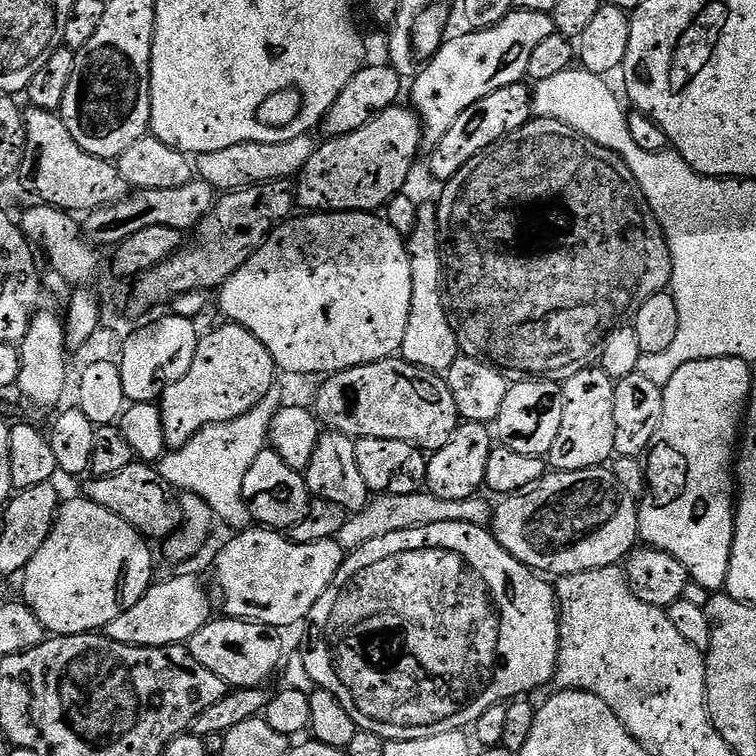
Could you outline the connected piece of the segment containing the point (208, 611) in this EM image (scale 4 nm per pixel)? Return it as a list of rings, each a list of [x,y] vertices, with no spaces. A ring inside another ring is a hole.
[[[172,576],[161,584],[160,581],[153,583],[137,604],[118,614],[118,618],[108,624],[106,635],[114,642],[133,644],[139,648],[184,644],[198,634],[198,630],[202,630],[202,626],[213,616],[212,600],[198,577]]]

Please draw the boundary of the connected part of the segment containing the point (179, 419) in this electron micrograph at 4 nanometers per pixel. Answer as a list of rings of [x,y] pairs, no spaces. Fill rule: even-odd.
[[[224,322],[221,328],[216,328],[213,332],[205,331],[198,342],[190,370],[177,381],[164,384],[159,393],[158,407],[167,447],[175,450],[186,446],[186,442],[190,442],[190,438],[194,438],[194,434],[198,434],[206,426],[228,422],[249,412],[258,402],[262,402],[262,398],[266,398],[266,394],[274,387],[272,372],[274,373],[274,365],[270,350],[266,350],[266,346],[262,346],[262,342],[258,342],[258,338],[250,334],[250,330],[240,324]]]

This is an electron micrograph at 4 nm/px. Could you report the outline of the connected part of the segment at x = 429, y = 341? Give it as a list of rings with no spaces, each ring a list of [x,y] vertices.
[[[421,203],[417,207],[418,222],[406,238],[410,258],[410,322],[406,326],[406,338],[402,338],[399,355],[406,362],[431,372],[447,373],[448,367],[461,355],[452,324],[448,321],[446,303],[446,277],[444,257],[440,242],[440,227],[436,217],[436,204]]]

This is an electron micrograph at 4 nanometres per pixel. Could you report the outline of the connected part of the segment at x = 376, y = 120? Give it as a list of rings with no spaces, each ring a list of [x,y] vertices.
[[[393,106],[382,110],[366,126],[358,126],[350,134],[325,139],[315,154],[306,162],[294,180],[296,203],[309,213],[317,212],[370,212],[383,209],[396,195],[405,191],[404,183],[416,164],[416,155],[422,152],[420,117],[411,107]]]

